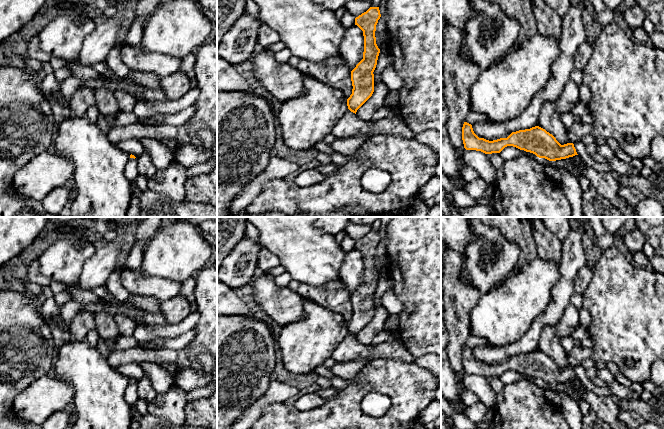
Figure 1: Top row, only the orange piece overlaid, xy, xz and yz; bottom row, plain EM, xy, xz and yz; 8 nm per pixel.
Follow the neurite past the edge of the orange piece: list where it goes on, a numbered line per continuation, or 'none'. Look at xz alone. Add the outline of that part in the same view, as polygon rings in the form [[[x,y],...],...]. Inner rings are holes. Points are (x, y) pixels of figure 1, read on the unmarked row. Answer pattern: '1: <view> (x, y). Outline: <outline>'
none

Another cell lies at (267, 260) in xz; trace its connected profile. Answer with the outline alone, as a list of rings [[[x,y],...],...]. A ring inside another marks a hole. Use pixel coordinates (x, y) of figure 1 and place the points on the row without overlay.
[[[261,247],[258,254],[257,267],[266,273],[268,270],[281,265],[280,259],[268,249]]]

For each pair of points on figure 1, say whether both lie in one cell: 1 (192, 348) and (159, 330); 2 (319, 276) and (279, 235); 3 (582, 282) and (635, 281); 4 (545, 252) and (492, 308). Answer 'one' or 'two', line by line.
1: two
2: one
3: two
4: two

